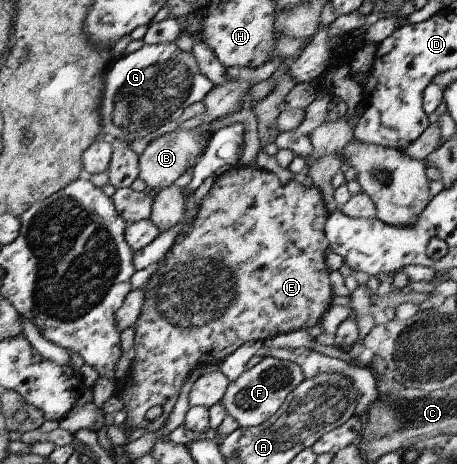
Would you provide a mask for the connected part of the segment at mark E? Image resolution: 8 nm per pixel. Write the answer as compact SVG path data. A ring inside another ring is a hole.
M257 166L233 167L215 178L189 230L177 238L158 264L159 270L142 286L146 295L134 325L135 344L127 375L131 384L125 392L118 391L131 428L143 428L146 432L161 430L178 400L187 374L198 366L222 362L247 342L265 342L273 336L297 330L307 330L314 340L317 339L335 297L325 262L328 214L319 188L305 187L295 180L281 184L274 172ZM154 406L161 406L162 414L155 420L147 420L145 415Z

